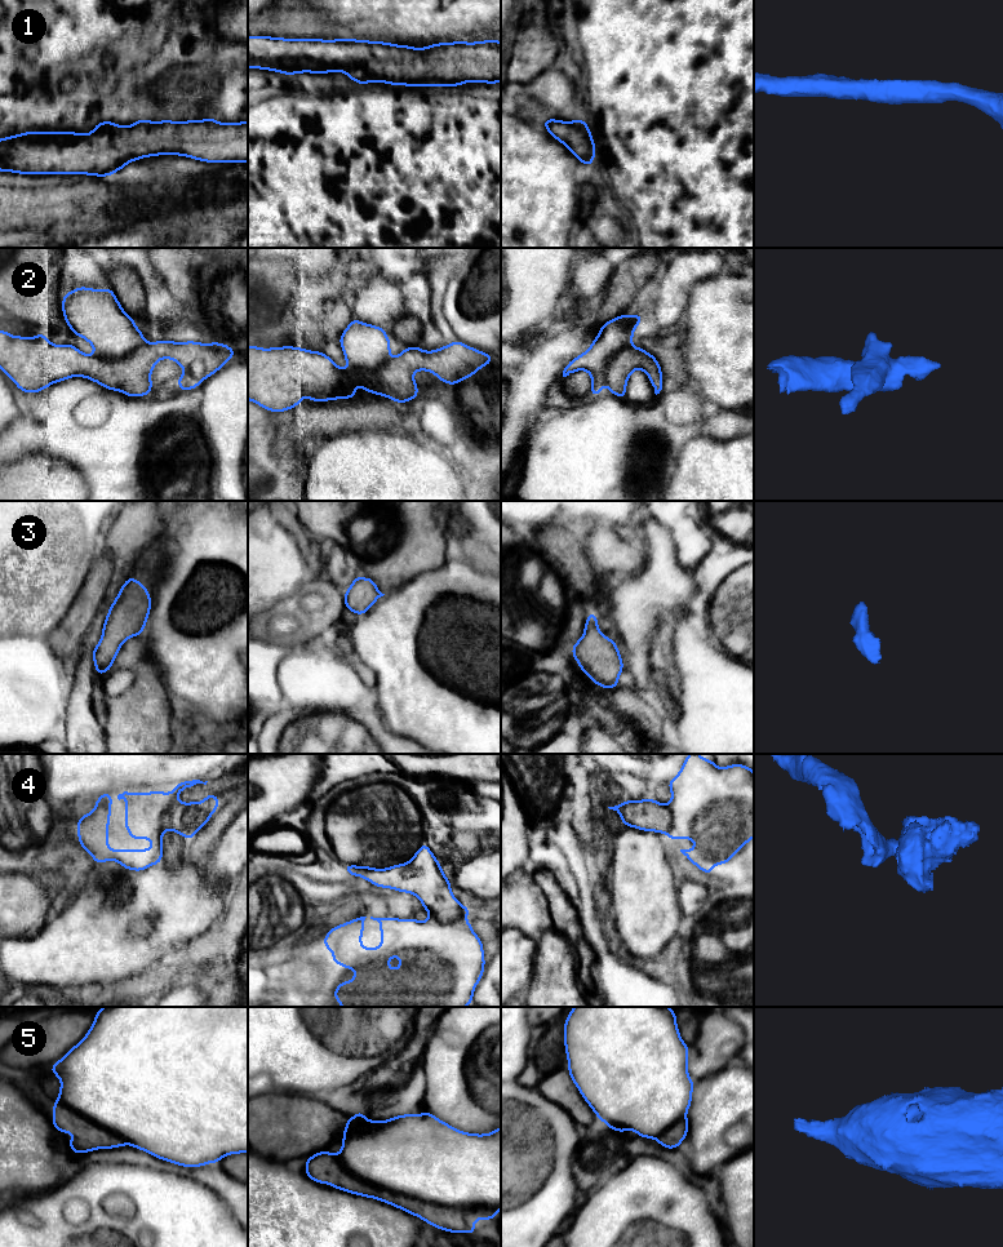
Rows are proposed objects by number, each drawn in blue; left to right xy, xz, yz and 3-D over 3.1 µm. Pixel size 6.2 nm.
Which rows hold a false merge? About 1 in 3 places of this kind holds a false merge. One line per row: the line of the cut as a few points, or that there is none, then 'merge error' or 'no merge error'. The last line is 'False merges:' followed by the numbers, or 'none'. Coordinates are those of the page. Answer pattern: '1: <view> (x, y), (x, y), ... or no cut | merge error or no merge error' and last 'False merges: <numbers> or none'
1: no cut | no merge error
2: xy (145, 342), (119, 358), (94, 355) | merge error
3: no cut | no merge error
4: xy (183, 813), (190, 808), (196, 808), (203, 811), (209, 819) | merge error
5: xz (336, 1154), (363, 1180), (422, 1201), (458, 1207), (473, 1220) | merge error
False merges: 2, 4, 5

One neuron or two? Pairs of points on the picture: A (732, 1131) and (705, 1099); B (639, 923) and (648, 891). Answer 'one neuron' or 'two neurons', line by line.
A: one neuron
B: one neuron

